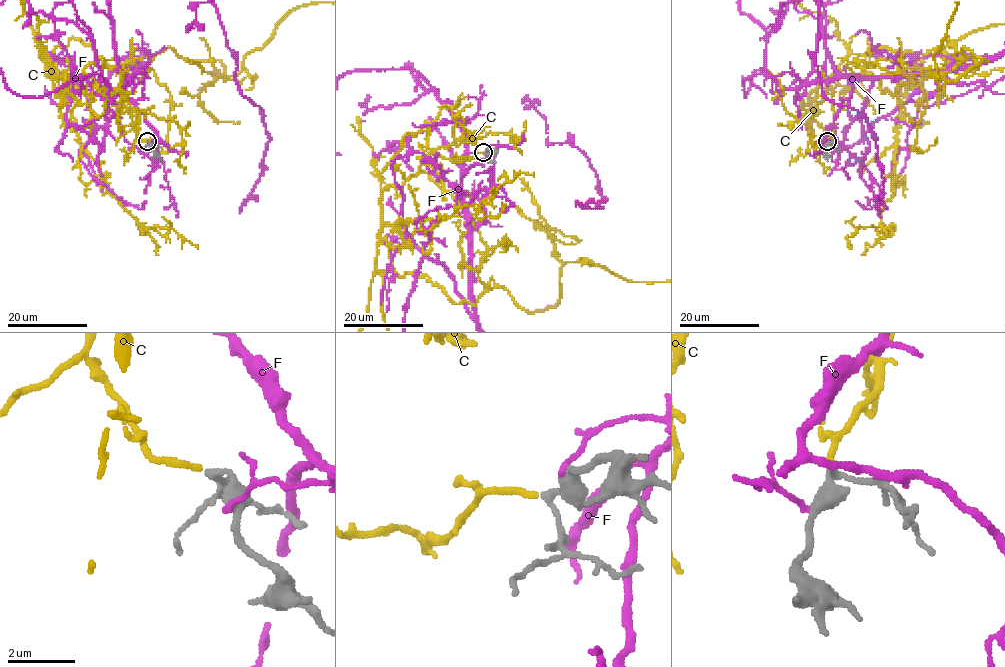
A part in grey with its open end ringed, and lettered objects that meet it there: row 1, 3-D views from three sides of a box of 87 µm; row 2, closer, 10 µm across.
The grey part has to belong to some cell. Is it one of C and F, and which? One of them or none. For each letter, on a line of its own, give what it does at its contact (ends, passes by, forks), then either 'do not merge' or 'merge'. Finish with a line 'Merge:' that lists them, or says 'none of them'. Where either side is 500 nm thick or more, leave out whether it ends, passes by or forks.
C: it ends; merge
F: it ends; do not merge
Merge: C

